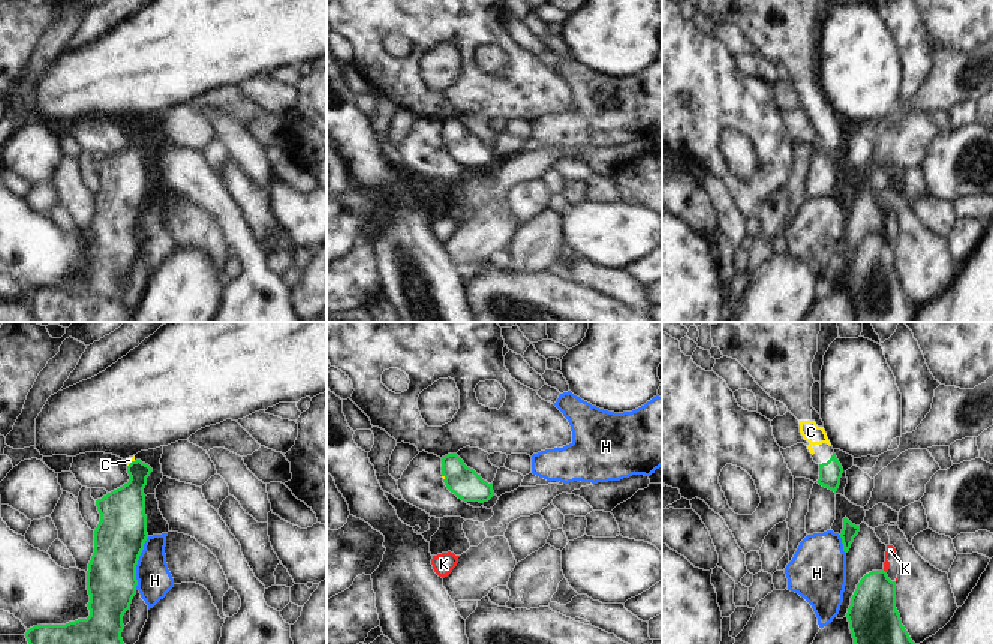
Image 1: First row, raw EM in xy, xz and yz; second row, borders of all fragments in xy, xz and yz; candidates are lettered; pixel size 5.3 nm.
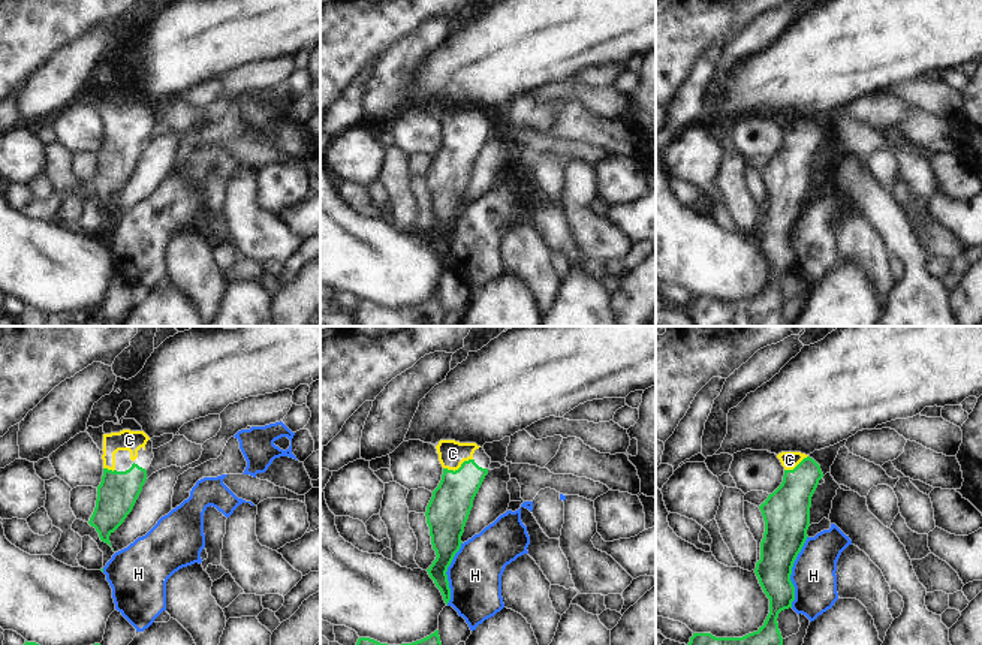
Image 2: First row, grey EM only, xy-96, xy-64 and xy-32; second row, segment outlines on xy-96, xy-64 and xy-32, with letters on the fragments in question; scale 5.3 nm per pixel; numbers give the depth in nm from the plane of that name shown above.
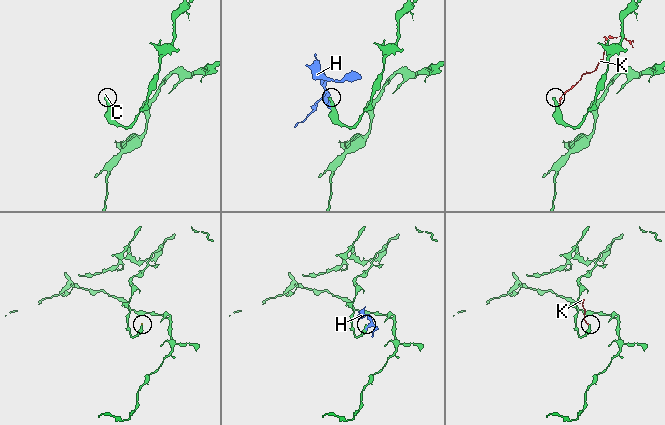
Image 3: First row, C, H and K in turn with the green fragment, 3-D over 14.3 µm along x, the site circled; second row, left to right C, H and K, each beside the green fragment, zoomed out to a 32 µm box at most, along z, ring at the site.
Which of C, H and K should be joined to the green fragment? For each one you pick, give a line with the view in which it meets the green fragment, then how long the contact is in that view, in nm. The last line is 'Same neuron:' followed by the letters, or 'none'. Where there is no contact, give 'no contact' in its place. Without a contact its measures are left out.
C: meets green in xy; contact 50 nm long
Same neuron: C

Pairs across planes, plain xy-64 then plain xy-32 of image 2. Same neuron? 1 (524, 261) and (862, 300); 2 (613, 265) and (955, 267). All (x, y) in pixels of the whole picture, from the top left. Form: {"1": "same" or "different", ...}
{"1": "different", "2": "same"}

